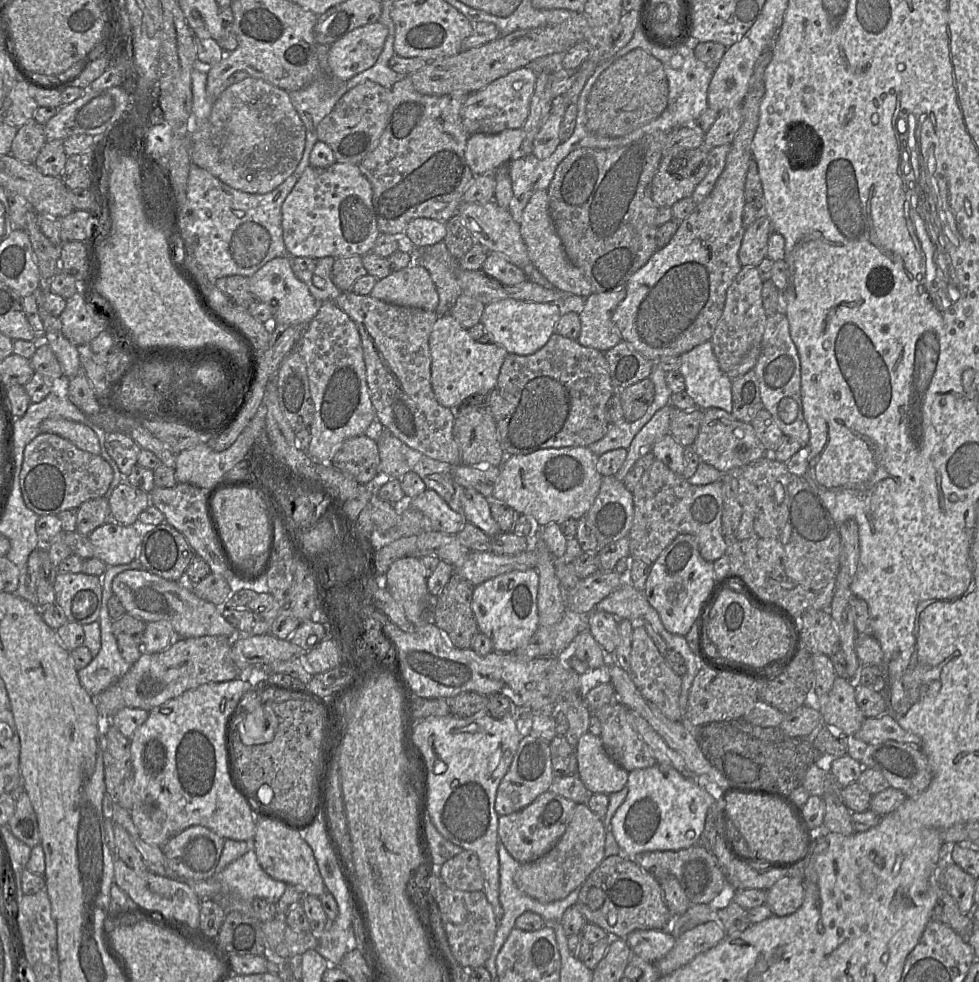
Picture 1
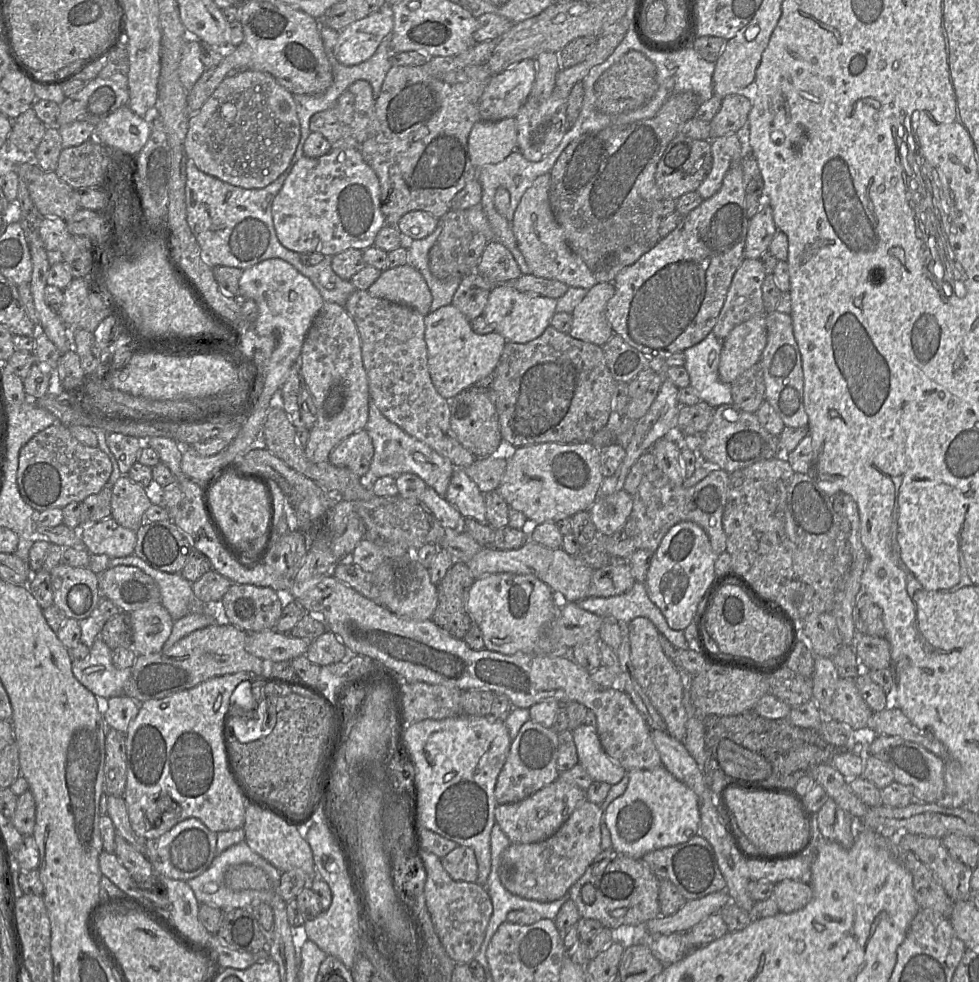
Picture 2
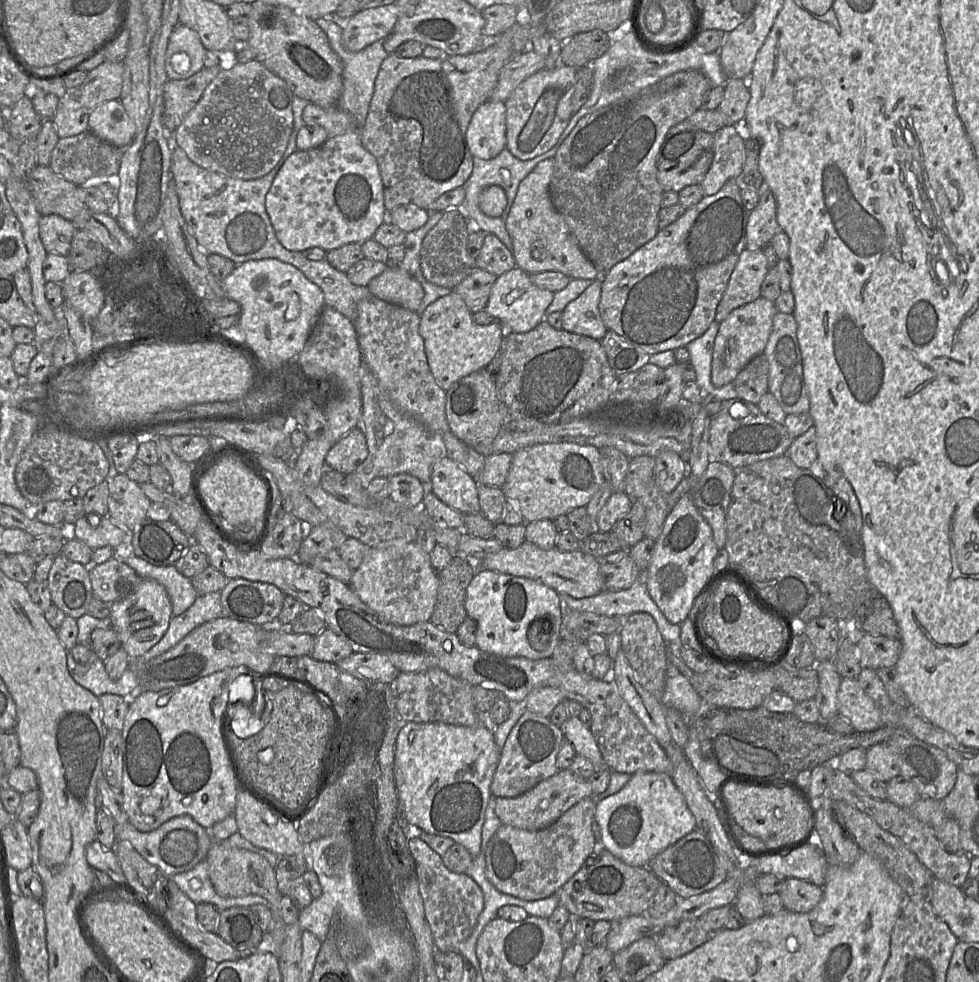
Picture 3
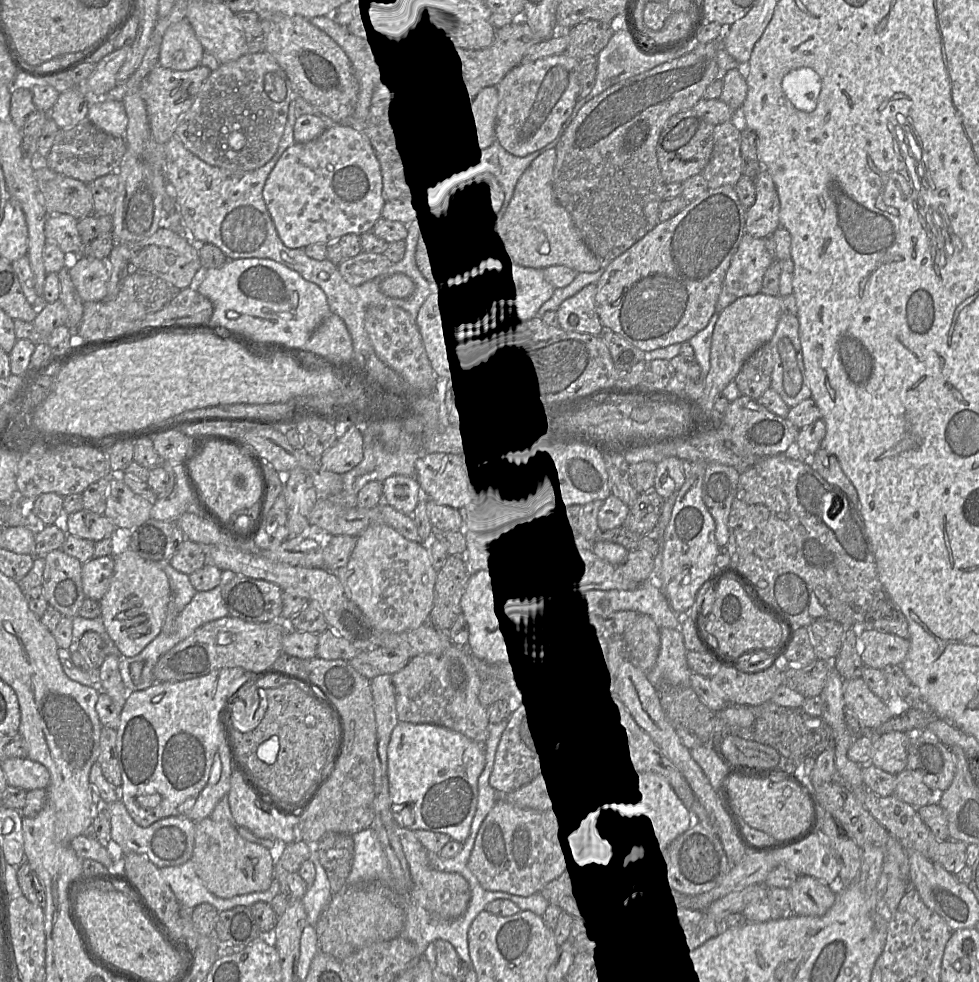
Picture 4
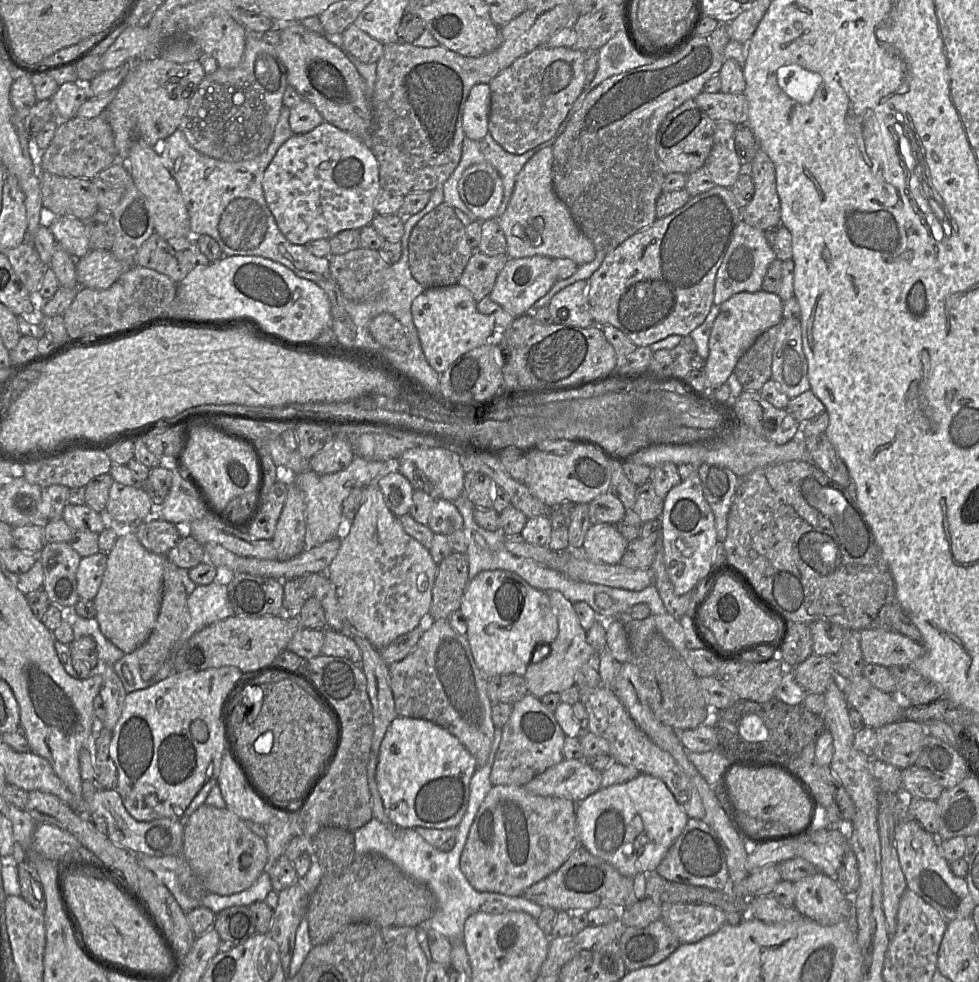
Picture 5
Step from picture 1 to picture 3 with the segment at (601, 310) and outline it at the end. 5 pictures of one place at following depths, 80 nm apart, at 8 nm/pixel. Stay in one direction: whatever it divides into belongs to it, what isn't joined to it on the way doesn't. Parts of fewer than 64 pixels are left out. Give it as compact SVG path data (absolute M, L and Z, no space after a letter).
M602 277L597 278L562 311L563 330L600 341L608 329L599 311Z

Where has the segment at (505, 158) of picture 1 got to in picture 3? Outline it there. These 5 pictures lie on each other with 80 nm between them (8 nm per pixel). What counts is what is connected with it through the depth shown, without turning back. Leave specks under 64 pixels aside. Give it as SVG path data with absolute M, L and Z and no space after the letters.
M488 100L473 114L466 131L472 157L490 160L506 148L506 108L503 102Z

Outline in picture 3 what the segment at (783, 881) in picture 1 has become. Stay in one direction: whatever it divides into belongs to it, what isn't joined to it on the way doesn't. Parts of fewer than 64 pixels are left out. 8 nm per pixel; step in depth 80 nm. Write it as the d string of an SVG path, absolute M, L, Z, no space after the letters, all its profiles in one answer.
M787 878L779 895L784 909L805 913L811 911L821 901L823 887L798 878Z

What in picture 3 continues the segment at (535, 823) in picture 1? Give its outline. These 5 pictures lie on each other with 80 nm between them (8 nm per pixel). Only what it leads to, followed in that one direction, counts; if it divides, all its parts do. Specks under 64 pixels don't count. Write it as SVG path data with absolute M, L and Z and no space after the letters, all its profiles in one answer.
M565 768L558 770L553 776L517 797L496 797L494 809L502 824L528 831L538 831L553 824L576 803L592 796L594 795L589 780Z

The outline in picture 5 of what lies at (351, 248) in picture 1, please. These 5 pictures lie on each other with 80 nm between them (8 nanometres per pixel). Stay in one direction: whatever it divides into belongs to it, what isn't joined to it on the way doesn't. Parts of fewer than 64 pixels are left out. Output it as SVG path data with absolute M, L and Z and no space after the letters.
M326 121L308 133L292 135L282 144L263 174L262 188L278 228L289 242L296 245L307 245L318 239L329 240L343 230L360 230L370 225L376 215L375 200L382 190L379 165L368 144Z

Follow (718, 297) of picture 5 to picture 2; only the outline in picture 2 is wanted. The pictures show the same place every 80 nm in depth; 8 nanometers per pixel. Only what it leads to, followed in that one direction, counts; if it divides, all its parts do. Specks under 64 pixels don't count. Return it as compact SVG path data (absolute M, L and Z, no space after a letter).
M745 259L733 275L723 307L713 328L723 342L731 330L749 319L767 315L762 299L762 284L766 277L760 259Z

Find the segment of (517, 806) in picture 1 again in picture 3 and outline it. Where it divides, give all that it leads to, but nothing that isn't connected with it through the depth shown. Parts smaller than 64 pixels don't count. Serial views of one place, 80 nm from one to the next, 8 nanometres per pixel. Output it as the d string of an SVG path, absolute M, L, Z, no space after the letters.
M525 710L510 731L501 749L501 756L491 783L491 793L494 797L517 797L533 788L539 782L553 776L557 771L556 758L564 739L562 728L555 726L549 718Z

